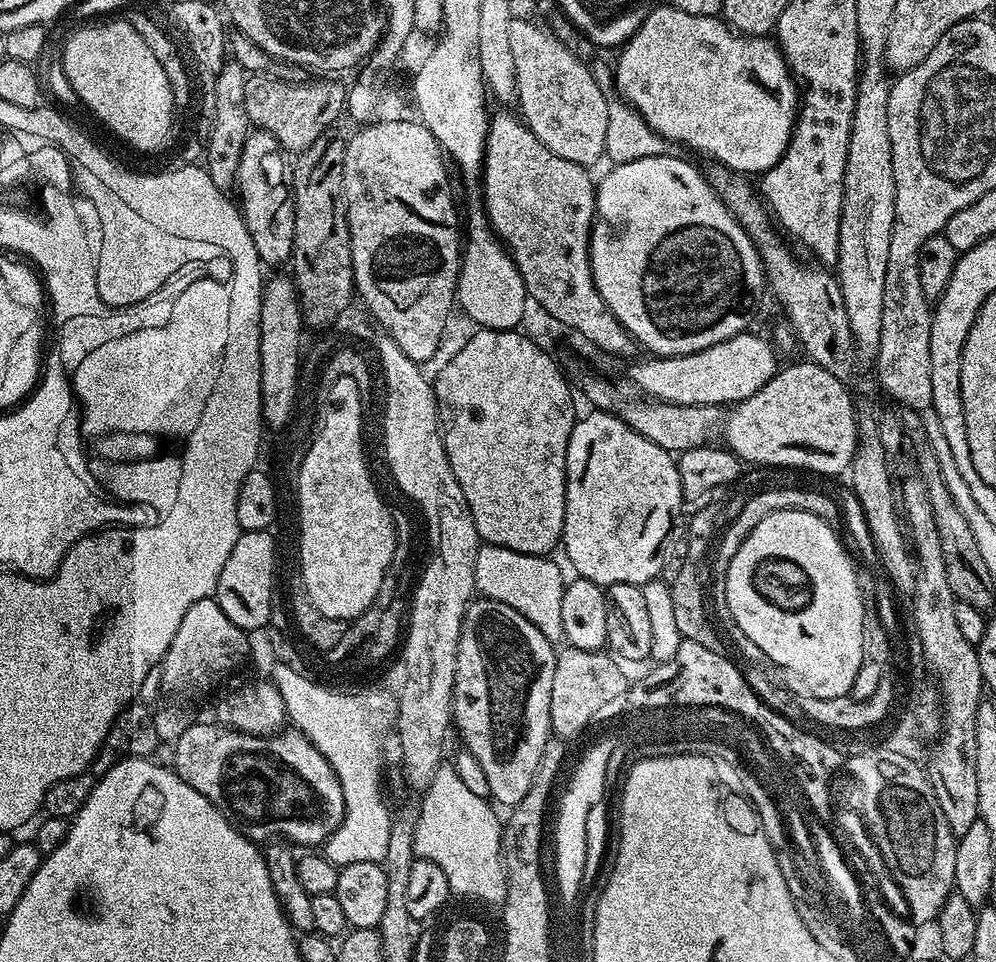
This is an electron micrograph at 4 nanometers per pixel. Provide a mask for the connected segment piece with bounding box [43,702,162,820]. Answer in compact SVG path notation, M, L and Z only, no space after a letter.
M139 702L128 704L118 714L110 734L106 734L104 745L97 752L91 769L78 774L74 778L66 778L62 782L54 782L54 786L50 786L50 790L46 790L44 795L43 811L48 816L57 816L63 820L68 820L76 815L76 811L84 805L86 798L90 798L90 790L94 790L97 779L104 776L106 770L110 770L120 760L127 760L129 756L151 757L153 755L152 751L158 746L161 747L161 744L161 738L154 730L153 709Z

